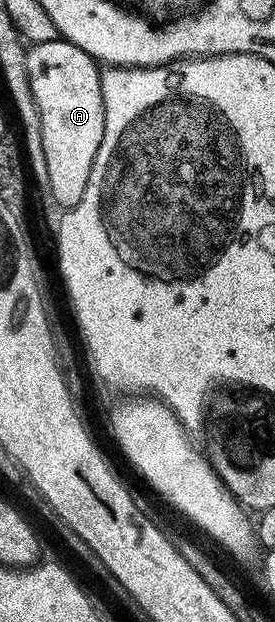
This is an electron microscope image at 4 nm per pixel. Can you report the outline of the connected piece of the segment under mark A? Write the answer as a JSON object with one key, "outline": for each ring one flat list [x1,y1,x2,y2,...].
{"outline":[[46,37,27,50,26,68,32,97,40,113,48,185,58,207,69,209,80,205,80,197,84,197,84,189,88,189,92,161,96,161,96,153,104,137,106,103,102,99,100,67,91,55,84,53,84,49,72,45,68,40]]}

